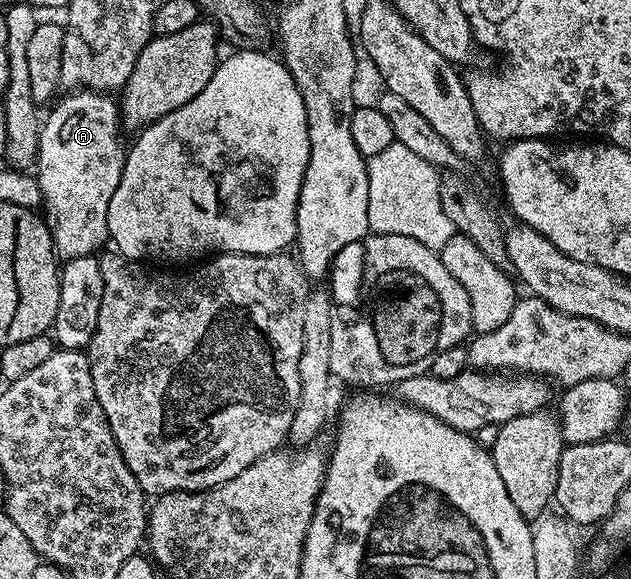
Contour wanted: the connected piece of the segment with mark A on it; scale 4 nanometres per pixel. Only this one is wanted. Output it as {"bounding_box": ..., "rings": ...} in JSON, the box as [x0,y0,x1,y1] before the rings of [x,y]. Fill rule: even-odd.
{"bounding_box":[35,89,127,261],"rings":[[[82,89],[65,96],[69,97],[62,96],[52,106],[54,109],[50,111],[49,118],[46,116],[41,125],[35,176],[41,188],[43,213],[47,218],[49,230],[53,232],[53,248],[56,249],[58,258],[70,261],[76,257],[96,254],[102,248],[100,245],[109,241],[107,207],[123,175],[127,145],[126,142],[121,142],[120,137],[120,133],[123,133],[121,110],[110,94]]]}

